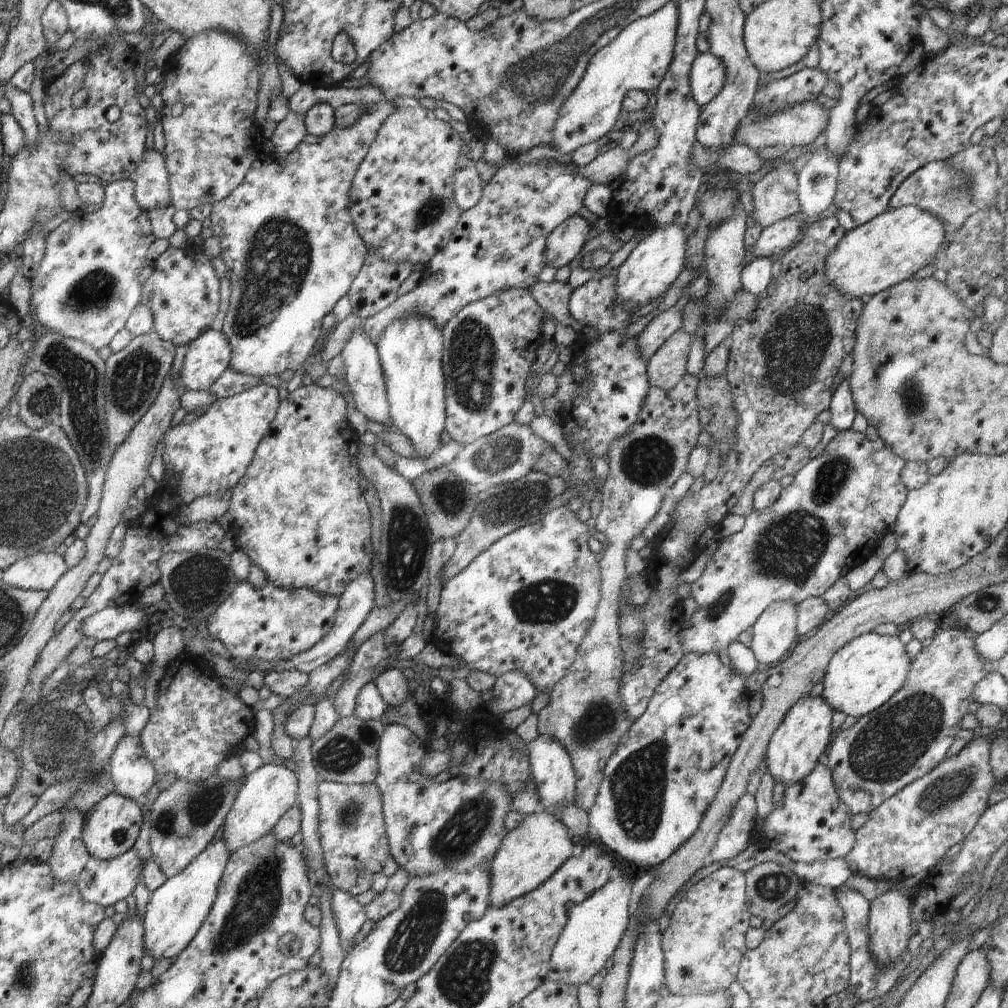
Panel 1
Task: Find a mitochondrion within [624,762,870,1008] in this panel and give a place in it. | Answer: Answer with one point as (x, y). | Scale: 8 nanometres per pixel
(774, 887)

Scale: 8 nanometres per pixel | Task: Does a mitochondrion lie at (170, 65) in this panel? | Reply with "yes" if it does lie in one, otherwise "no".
no

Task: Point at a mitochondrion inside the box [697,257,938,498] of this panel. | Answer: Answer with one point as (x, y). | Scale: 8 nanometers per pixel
(793, 346)

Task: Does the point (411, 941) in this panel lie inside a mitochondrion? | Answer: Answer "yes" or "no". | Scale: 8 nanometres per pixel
yes

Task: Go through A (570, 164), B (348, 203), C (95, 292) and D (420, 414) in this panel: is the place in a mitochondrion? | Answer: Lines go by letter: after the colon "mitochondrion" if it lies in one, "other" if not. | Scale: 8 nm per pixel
A: other
B: other
C: mitochondrion
D: other

